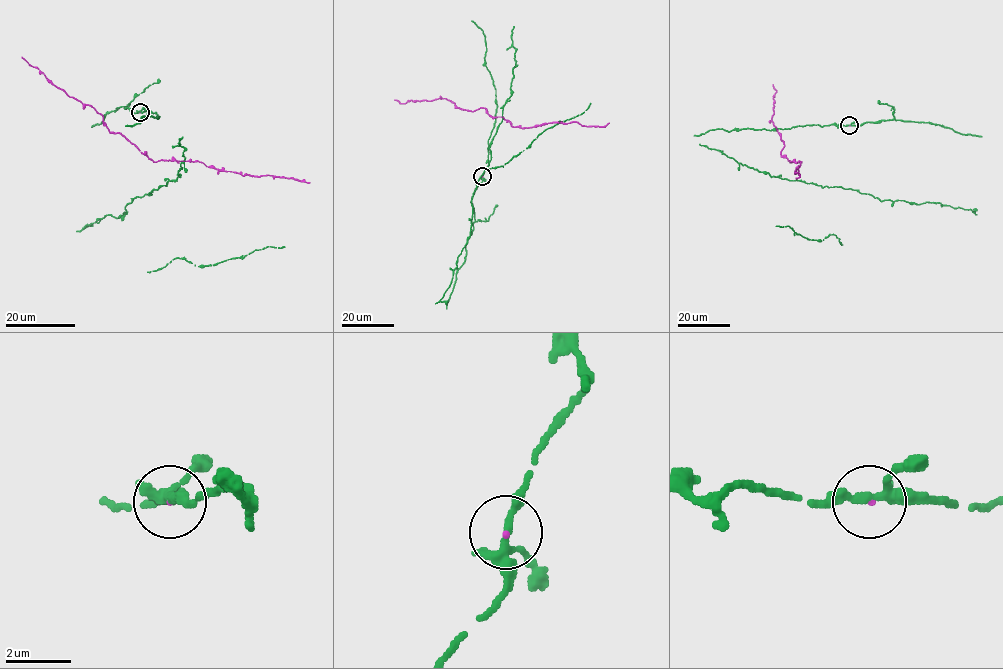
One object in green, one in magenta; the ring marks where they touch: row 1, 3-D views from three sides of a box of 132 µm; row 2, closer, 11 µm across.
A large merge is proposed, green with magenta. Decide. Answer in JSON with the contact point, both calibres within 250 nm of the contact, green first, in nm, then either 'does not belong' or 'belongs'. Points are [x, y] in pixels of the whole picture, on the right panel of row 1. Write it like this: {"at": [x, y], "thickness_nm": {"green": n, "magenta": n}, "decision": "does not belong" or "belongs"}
{"at": [849, 125], "thickness_nm": {"green": 240, "magenta": 70}, "decision": "belongs"}

